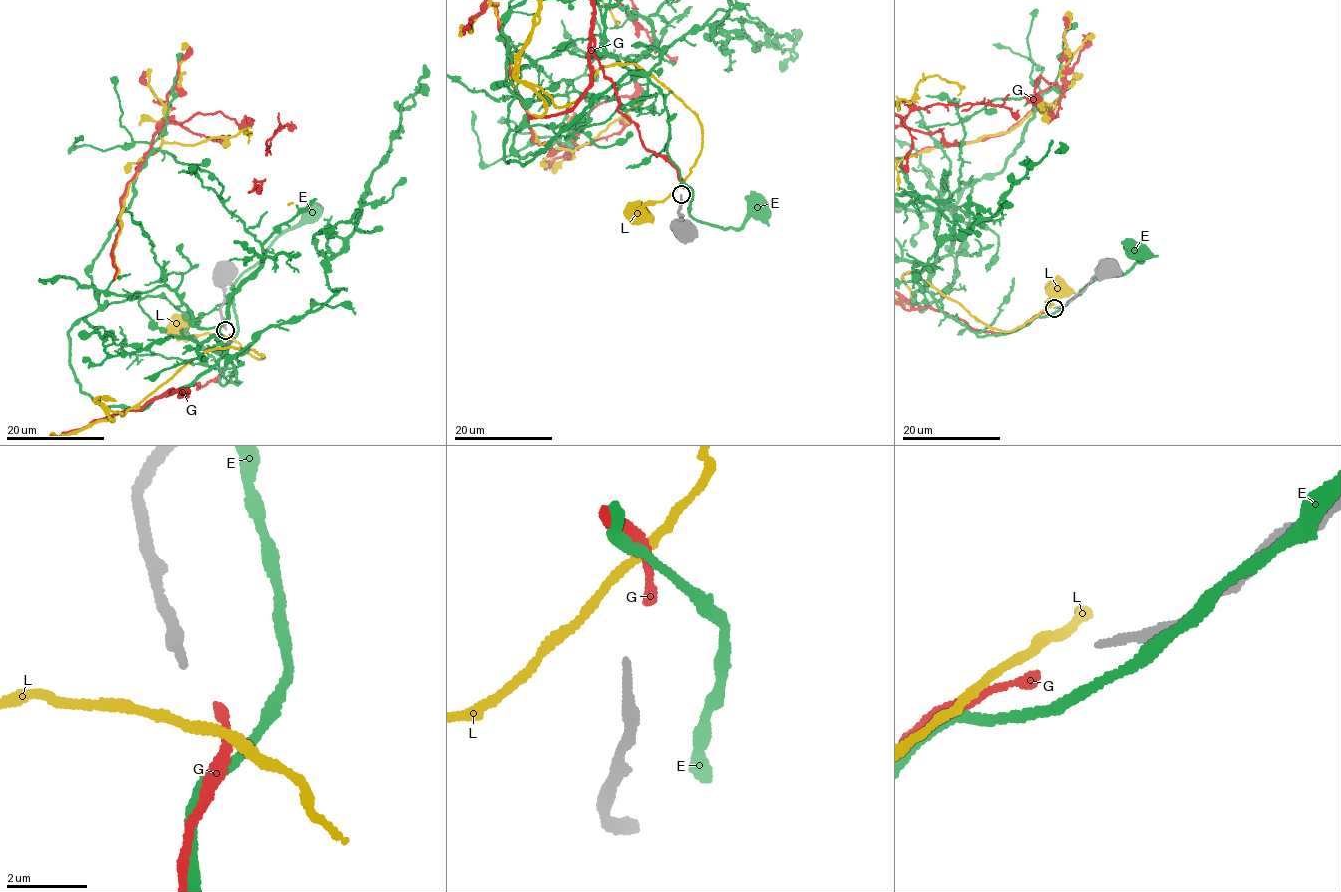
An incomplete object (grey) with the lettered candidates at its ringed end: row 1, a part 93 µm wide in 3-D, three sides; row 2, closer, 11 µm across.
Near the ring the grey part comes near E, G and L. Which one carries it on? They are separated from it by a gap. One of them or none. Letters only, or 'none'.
G

